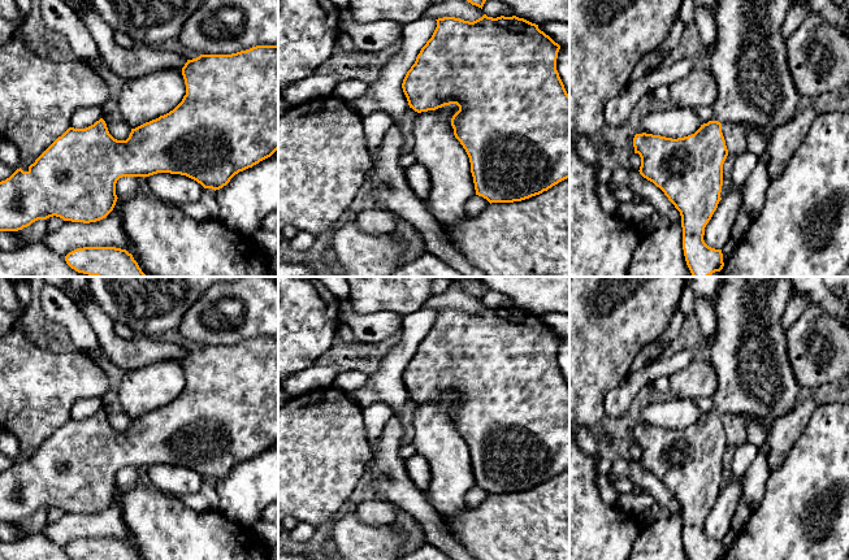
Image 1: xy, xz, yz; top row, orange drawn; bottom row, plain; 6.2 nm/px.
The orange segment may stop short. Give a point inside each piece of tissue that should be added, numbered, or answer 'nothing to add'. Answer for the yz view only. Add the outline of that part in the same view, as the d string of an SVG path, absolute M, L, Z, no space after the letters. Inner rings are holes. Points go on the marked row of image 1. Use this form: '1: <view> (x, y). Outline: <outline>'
1: yz (749, 63). Outline: M718 0L712 10L716 45L710 56L710 71L718 84L712 121L776 129L794 118L800 95L790 78L781 35L792 4L792 0Z

